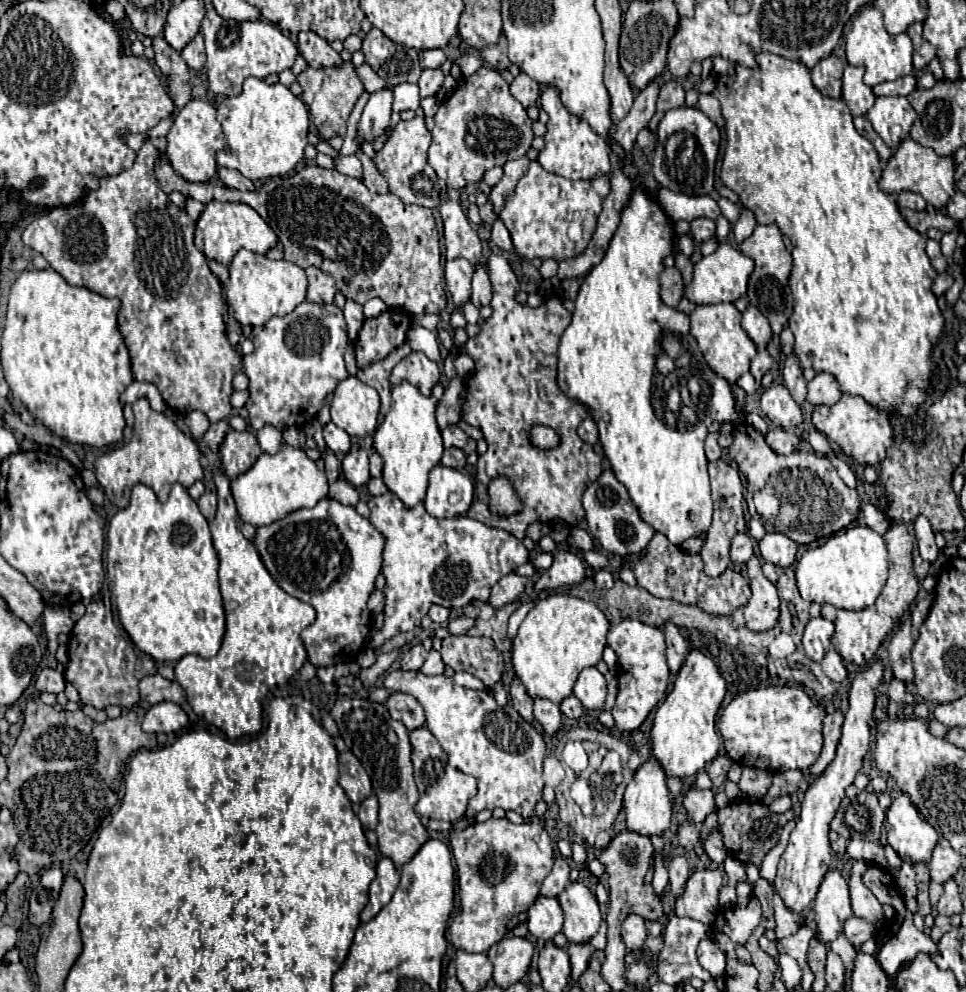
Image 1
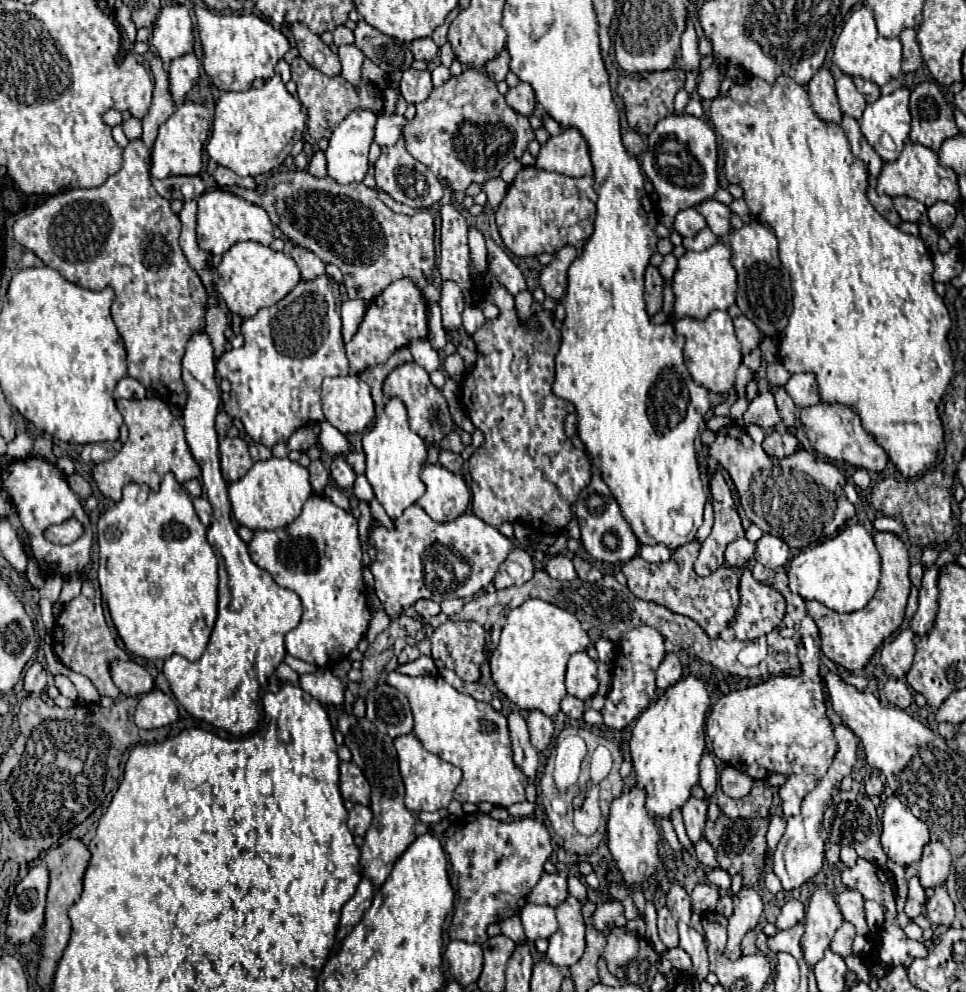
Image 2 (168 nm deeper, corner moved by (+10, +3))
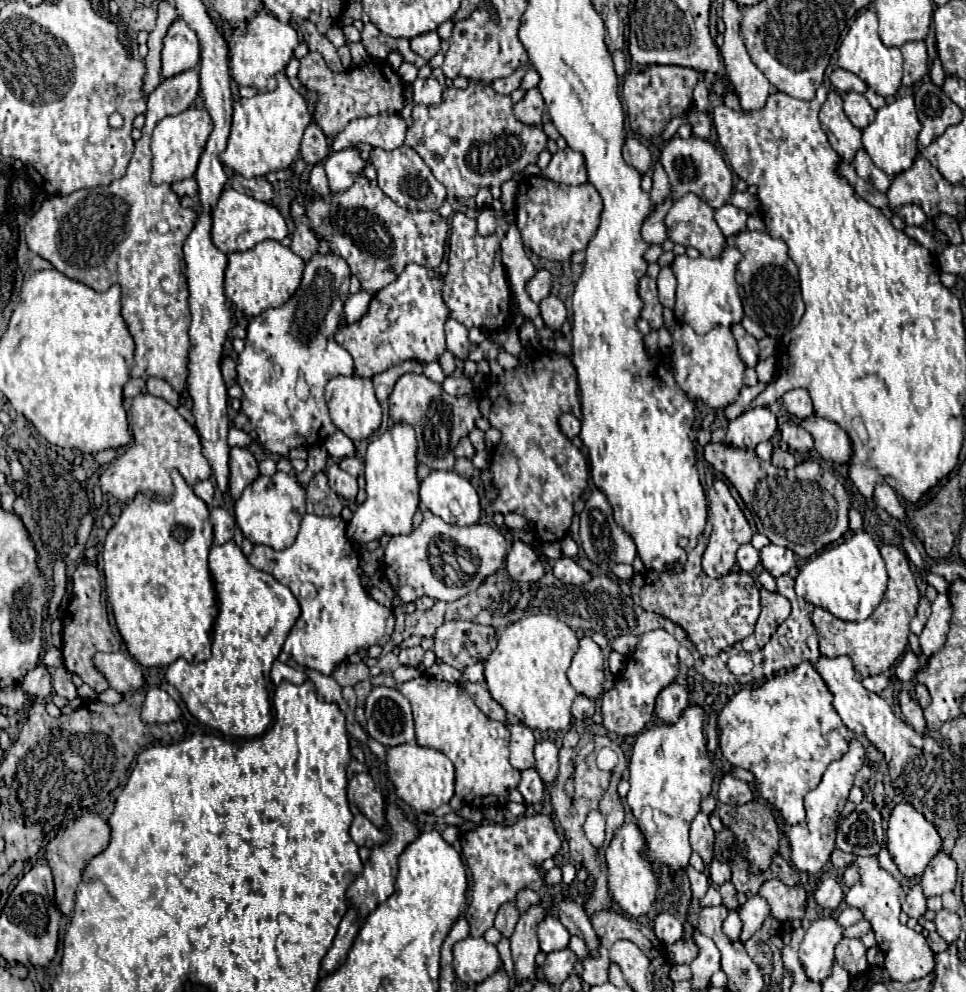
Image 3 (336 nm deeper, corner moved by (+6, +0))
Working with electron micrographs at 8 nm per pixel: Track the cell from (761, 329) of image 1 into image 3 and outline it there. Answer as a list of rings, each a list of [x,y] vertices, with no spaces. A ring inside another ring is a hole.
[[[734,324],[732,332],[734,332],[734,338],[738,342],[738,352],[740,352],[742,362],[746,366],[756,366],[756,362],[758,362],[758,340],[754,336],[750,336],[740,324]]]

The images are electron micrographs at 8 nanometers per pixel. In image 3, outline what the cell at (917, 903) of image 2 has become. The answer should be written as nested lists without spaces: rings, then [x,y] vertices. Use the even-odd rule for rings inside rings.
[[[914,884],[910,890],[908,890],[908,896],[902,904],[902,912],[906,912],[910,918],[920,918],[924,916],[926,912],[926,898],[922,894],[922,886],[920,884]]]

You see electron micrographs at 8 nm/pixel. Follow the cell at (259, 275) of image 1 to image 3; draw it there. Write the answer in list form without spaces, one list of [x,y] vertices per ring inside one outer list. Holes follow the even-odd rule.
[[[264,240],[246,252],[234,252],[228,256],[224,292],[230,302],[236,304],[246,316],[258,316],[268,308],[282,306],[300,286],[304,272],[304,260],[290,248],[276,240]]]

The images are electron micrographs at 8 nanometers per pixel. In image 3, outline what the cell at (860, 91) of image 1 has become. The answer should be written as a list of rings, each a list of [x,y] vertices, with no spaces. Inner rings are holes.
[[[858,92],[844,94],[844,112],[850,118],[850,122],[860,130],[868,126],[868,122],[872,122],[872,118],[876,116],[876,110],[868,104],[864,94]]]

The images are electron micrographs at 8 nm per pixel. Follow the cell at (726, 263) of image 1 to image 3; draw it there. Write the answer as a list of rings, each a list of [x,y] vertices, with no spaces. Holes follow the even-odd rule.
[[[724,248],[718,258],[688,258],[676,256],[672,262],[672,270],[678,280],[676,288],[676,306],[674,316],[678,322],[690,324],[696,334],[706,334],[712,330],[712,326],[734,326],[742,320],[742,300],[738,292],[738,284],[734,280],[736,276],[736,264],[740,262],[740,252],[736,248]]]

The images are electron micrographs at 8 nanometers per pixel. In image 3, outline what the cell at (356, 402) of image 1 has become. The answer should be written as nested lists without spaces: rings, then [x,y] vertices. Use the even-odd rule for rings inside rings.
[[[336,376],[326,384],[326,404],[332,422],[342,430],[350,440],[362,440],[372,436],[382,420],[382,408],[374,396],[372,380],[360,376]]]

